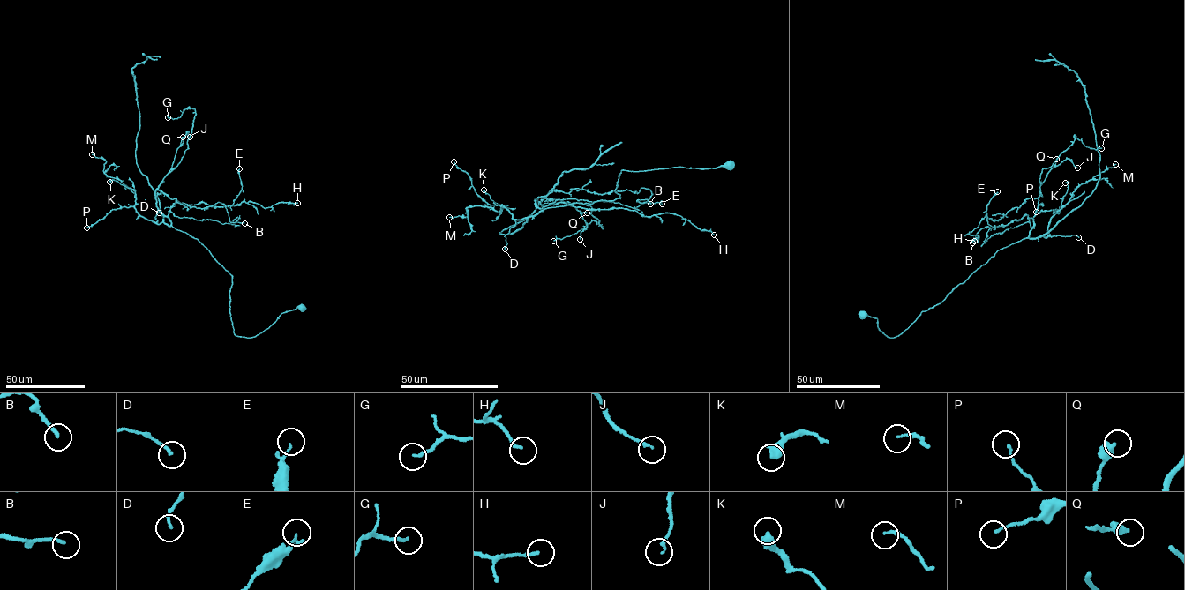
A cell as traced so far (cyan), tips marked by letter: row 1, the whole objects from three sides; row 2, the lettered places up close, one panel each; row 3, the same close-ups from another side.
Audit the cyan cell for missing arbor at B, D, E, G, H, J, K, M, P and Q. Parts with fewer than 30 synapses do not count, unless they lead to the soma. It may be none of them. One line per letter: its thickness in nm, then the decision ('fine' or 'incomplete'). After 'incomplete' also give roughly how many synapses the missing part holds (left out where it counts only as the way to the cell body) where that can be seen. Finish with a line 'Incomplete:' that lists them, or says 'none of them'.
B: calibre 180 nm; fine
D: calibre 160 nm; fine
E: calibre 90 nm; fine
G: calibre 180 nm; fine
H: calibre 150 nm; fine
J: calibre 130 nm; fine
K: calibre 460 nm; fine
M: calibre 110 nm; fine
P: calibre 120 nm; fine
Q: calibre 440 nm; fine
Incomplete: none of them

